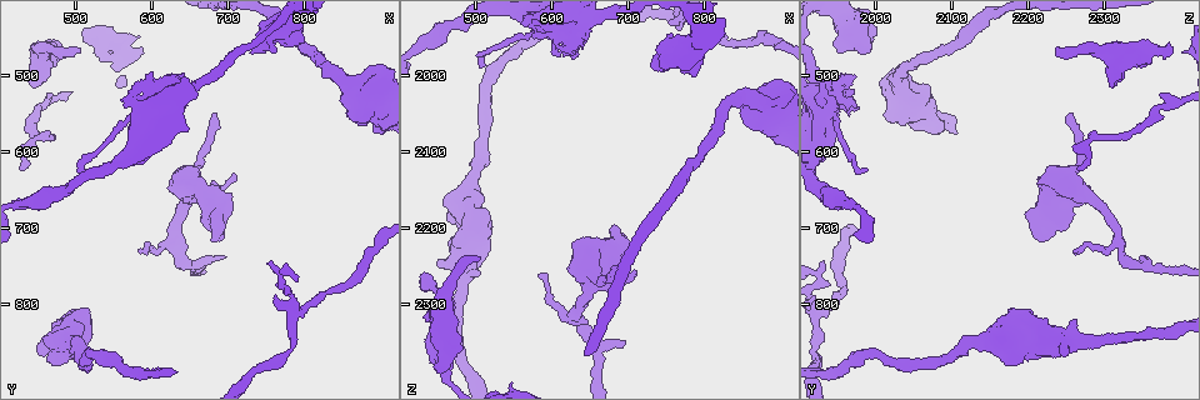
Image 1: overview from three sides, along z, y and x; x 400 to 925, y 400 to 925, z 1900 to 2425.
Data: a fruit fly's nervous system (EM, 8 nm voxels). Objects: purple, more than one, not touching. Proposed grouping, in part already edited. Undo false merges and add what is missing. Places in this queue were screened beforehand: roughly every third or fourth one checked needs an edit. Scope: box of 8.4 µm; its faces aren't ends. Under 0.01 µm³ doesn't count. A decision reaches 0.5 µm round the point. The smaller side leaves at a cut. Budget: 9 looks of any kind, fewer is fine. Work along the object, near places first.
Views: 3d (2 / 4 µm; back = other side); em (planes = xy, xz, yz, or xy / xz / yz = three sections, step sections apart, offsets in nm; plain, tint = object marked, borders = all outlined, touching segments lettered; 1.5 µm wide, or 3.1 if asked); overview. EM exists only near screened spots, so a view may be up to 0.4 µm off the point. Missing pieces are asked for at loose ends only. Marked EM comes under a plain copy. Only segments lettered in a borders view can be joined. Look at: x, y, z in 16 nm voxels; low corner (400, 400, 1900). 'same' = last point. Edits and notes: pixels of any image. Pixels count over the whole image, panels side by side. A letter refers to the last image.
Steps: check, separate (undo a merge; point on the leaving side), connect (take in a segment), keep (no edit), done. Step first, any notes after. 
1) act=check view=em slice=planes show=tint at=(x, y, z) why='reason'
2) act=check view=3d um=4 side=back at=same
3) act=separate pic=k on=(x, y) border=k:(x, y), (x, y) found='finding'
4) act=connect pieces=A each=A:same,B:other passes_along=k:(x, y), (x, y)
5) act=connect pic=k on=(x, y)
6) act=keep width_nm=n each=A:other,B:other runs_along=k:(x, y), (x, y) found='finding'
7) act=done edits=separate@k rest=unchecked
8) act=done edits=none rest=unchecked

act=check view=em slice=xy step=4 show=borders at=(450, 455, 2385) why='branch stops here'

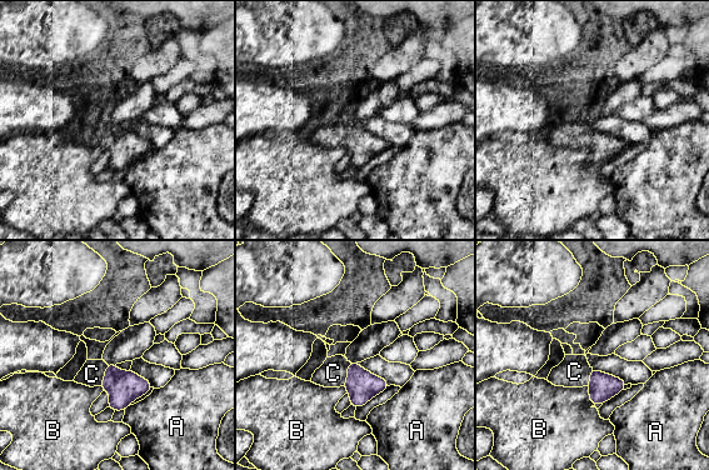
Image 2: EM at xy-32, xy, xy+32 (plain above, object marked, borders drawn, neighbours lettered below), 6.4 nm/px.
act=check view=em slice=planes show=borders at=same why='another direction'

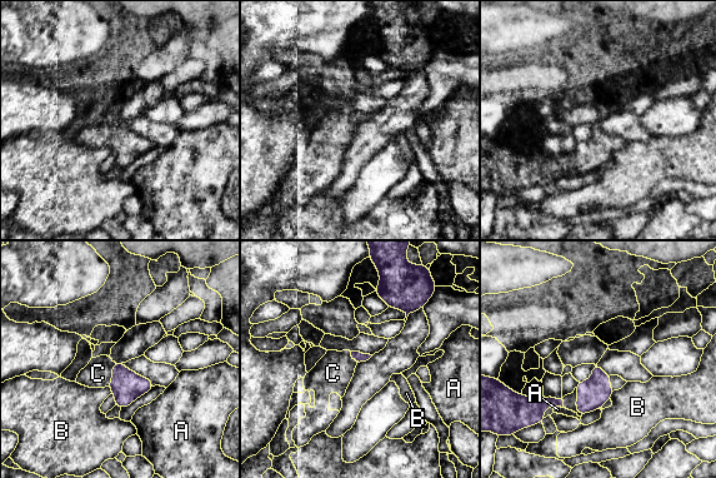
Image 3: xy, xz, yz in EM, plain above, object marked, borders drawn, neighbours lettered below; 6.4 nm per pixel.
act=connect pieces=C each=A:other,B:other,C:same passes_along=3:(126, 386), (113, 374), (98, 373) found='the neuron continues'

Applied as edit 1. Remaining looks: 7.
act=check view=overview

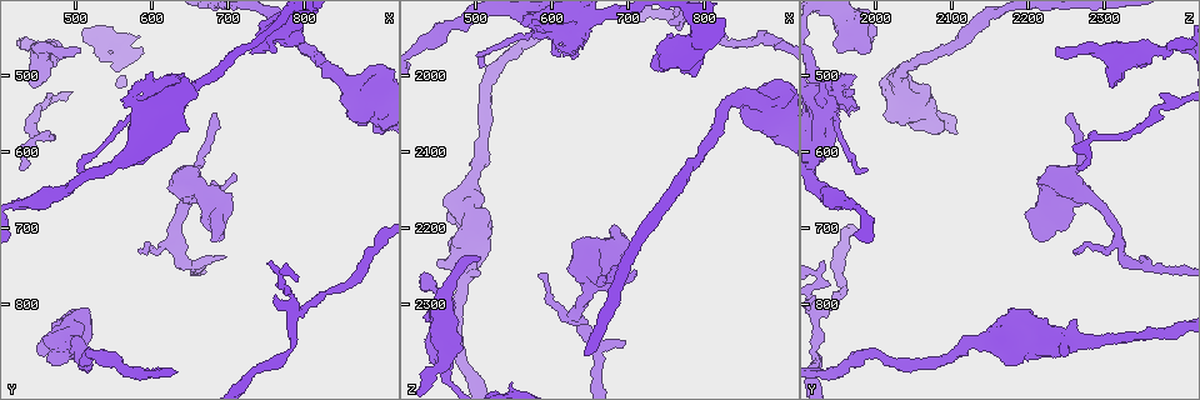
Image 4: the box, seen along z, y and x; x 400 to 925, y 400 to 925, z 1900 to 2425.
act=check view=3d um=2 at=(450, 860, 2250) why='an open end'

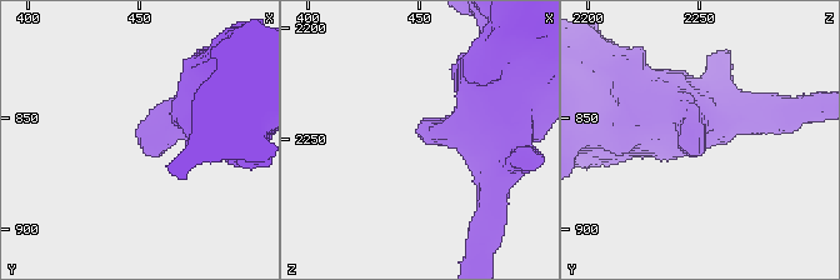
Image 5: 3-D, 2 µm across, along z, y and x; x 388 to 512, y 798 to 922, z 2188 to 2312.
act=check view=em slice=planes show=borders at=(449, 861, 2250)

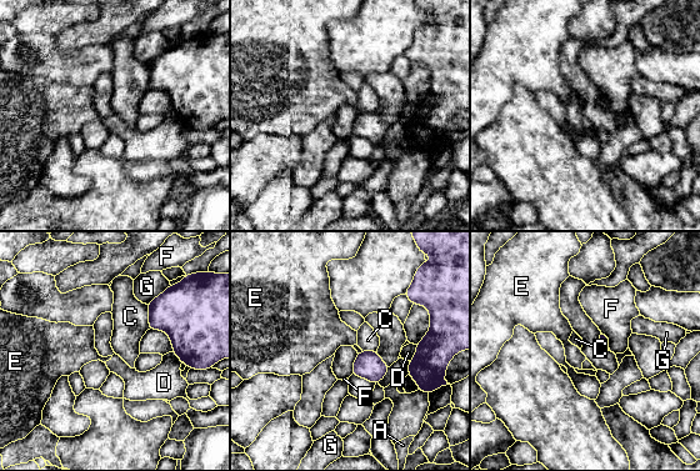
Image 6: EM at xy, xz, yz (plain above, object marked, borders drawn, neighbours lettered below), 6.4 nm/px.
act=keep each=A:other,C:other,D:other,E:other,F:other,G:other border=6:(601, 332), (608, 339), (610, 350) found='none of them fits'

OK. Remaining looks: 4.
act=check view=3d um=4 at=(585, 545, 1940) why='two arms at a narrow angle'

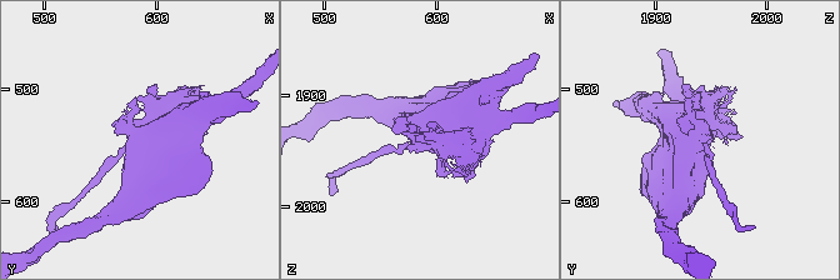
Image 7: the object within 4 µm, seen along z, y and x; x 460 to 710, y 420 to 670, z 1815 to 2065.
act=check view=em slice=xz step=4 show=tint at=(580, 548, 1936)

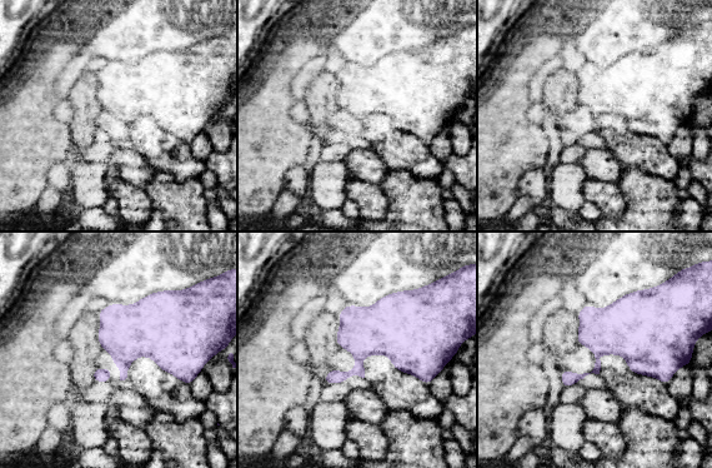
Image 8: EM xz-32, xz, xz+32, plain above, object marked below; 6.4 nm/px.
act=check view=em slice=planes show=borders at=same why='another direction'

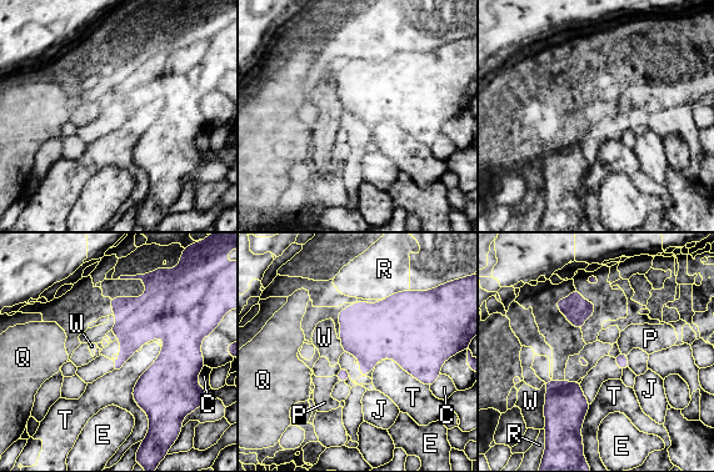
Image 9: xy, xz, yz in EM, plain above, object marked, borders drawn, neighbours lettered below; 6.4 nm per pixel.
act=keep width_nm=170 each=C:other,E:other,J:other,P:other,Q:other,R:other,T:other,W:other border=9:(544, 383), (545, 417) found='one neuron here'

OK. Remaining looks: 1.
act=done edits=connect@3 rest=unchecked

